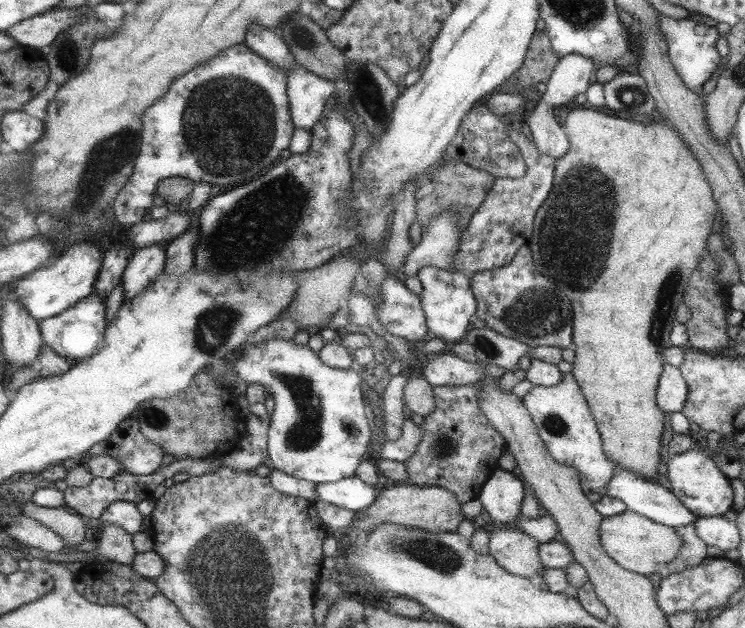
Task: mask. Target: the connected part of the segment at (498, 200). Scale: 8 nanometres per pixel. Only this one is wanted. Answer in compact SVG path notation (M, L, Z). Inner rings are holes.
M507 126L507 136L514 141L519 152L525 158L526 171L517 178L494 178L485 199L469 219L463 233L459 236L457 252L451 258L454 270L462 273L467 279L477 272L506 266L520 246L531 238L532 222L537 212L553 186L555 159L541 154L533 142L524 134Z

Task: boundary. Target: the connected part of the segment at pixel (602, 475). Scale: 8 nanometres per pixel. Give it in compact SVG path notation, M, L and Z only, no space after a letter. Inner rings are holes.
M566 372L561 373L561 380L555 386L532 386L521 400L554 460L579 471L583 491L605 495L605 484L610 482L616 466L601 450L599 431L584 399L572 372Z

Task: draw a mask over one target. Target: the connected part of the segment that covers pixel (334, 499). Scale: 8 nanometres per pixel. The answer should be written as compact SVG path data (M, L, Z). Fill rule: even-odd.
M355 475L315 486L317 500L354 513L366 509L377 498L375 487Z

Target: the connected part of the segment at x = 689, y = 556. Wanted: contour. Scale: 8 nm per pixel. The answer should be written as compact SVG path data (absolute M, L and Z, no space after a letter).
M675 526L675 533L681 538L681 546L677 555L671 562L667 562L667 572L675 574L675 572L683 572L687 568L697 566L703 558L706 557L706 544L697 538L694 526Z

